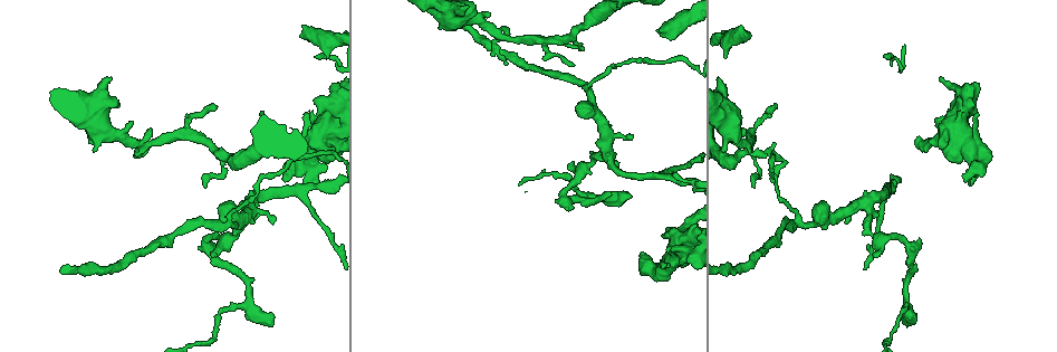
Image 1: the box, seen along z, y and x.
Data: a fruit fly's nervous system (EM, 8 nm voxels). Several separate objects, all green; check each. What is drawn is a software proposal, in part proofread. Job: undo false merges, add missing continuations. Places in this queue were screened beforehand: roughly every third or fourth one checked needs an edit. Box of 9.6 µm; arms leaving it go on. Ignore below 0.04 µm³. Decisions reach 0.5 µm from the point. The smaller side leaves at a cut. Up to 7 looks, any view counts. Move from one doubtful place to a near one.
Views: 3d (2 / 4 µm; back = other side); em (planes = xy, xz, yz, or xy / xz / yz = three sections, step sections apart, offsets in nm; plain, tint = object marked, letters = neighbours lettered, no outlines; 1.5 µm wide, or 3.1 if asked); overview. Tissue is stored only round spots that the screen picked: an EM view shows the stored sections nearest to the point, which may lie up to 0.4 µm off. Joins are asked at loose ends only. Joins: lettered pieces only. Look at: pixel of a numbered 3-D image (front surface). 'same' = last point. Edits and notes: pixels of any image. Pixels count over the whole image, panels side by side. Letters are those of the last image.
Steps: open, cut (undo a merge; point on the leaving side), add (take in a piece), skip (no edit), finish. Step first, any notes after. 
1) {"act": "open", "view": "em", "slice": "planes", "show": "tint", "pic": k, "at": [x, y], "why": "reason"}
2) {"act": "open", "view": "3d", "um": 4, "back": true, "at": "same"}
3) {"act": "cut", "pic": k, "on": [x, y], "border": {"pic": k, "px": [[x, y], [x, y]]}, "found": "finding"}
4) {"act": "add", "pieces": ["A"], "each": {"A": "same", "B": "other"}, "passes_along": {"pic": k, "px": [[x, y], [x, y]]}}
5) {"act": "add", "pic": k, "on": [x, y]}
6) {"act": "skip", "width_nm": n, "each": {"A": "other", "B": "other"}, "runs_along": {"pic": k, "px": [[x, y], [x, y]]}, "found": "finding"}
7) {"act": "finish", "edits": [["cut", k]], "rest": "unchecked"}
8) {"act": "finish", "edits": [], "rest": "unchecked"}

{"act": "open", "view": "em", "slice": "xy", "step": 8, "show": "tint", "pic": 1, "at": [203, 187], "why": "tapers out"}

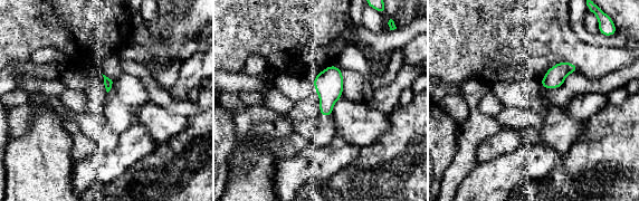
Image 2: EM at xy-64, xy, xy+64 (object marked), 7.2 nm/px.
{"act": "open", "view": "em", "slice": "xy", "step": 8, "show": "letters", "at": "same"}

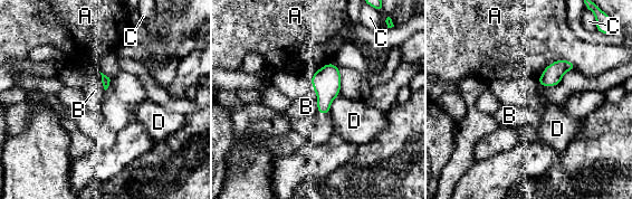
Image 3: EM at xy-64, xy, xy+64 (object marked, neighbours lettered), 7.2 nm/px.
{"act": "skip", "each": {"A": "other", "B": "other", "C": "other", "D": "other"}, "border": {"pic": 3, "px": [[313, 87], [318, 112]]}, "found": "no lettered piece goes on from it"}

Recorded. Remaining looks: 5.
{"act": "open", "view": "em", "slice": "planes", "show": "letters", "pic": 1, "at": [217, 106], "why": "thin end"}

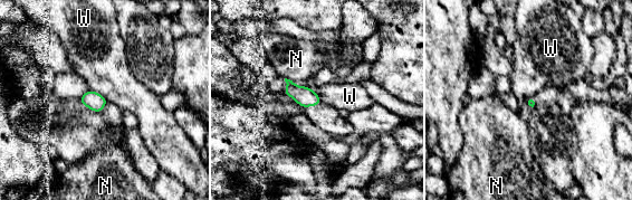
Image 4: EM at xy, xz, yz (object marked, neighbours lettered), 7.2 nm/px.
{"act": "skip", "longest_contact_nm": ["W", 170], "each": {"N": "other", "W": "other"}, "found": "none of them fits"}

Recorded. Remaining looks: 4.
{"act": "open", "view": "em", "slice": "planes", "show": "letters", "pic": 1, "at": [628, 137], "why": "an open end"}

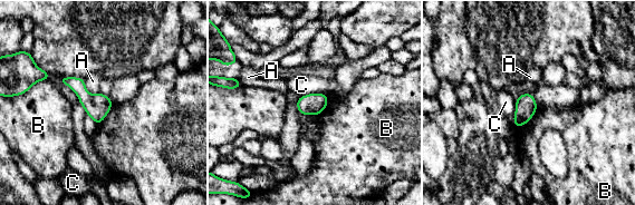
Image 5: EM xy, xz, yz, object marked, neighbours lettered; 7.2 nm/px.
{"act": "skip", "width_nm": 160, "each": {"A": "other", "B": "other", "C": "other"}, "border": {"pic": 5, "px": [[48, 79], [36, 81], [18, 96]]}, "found": "no lettered piece goes on from it"}

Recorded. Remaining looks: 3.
{"act": "finish", "edits": [], "rest": "unchecked"}

